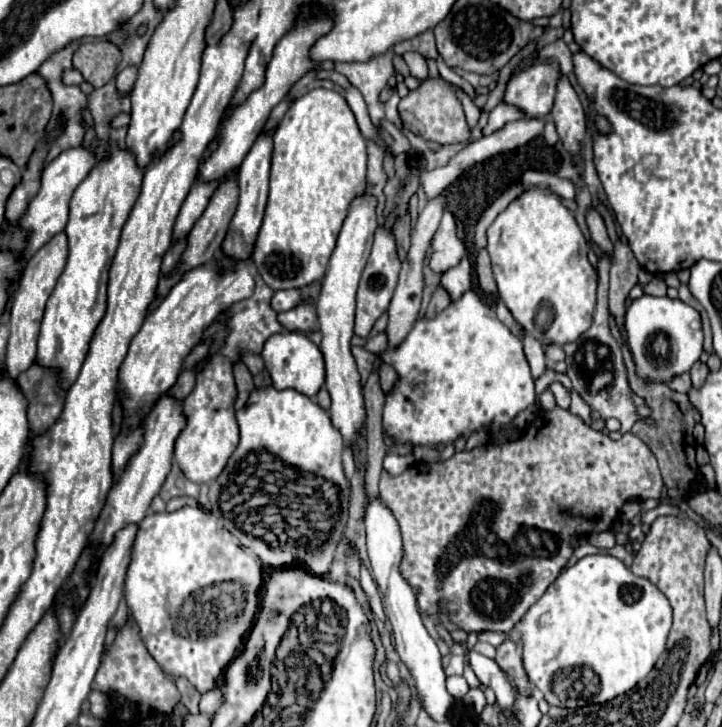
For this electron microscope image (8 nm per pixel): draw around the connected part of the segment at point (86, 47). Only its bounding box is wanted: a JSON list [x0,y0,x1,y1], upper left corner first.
[73,41,121,87]

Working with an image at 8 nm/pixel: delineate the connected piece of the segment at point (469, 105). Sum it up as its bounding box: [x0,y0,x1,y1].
[453,85,481,131]

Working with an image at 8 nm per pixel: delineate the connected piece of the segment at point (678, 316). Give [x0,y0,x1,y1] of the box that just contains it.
[625,295,703,381]

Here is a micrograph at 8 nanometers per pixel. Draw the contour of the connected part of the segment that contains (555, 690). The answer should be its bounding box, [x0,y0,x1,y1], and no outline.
[521,555,671,707]

